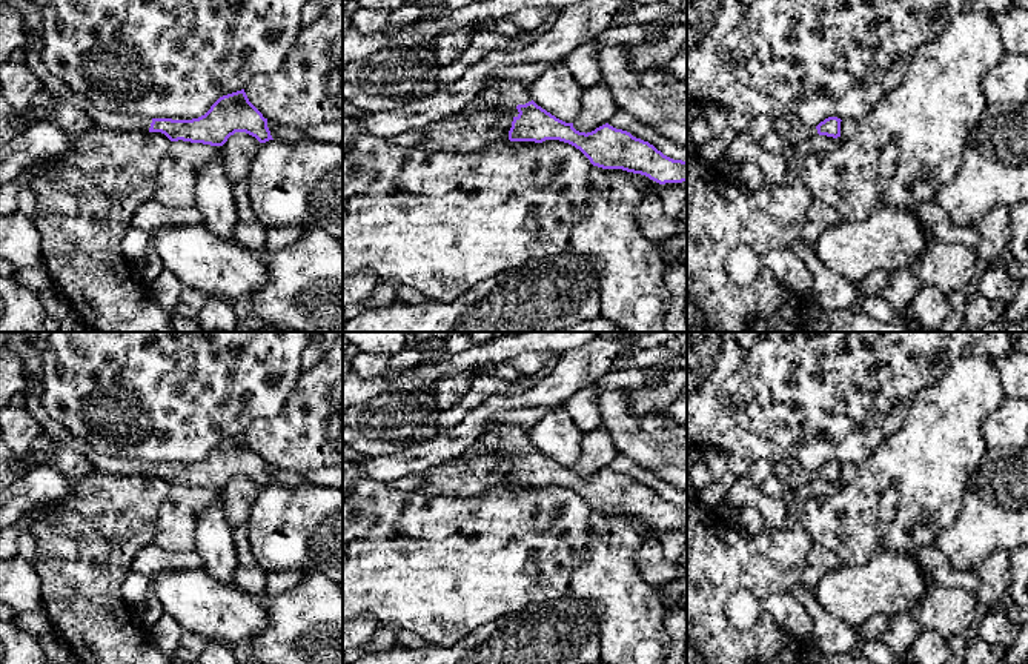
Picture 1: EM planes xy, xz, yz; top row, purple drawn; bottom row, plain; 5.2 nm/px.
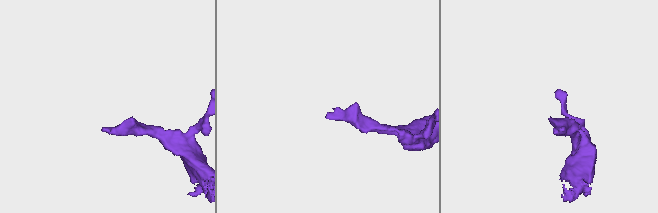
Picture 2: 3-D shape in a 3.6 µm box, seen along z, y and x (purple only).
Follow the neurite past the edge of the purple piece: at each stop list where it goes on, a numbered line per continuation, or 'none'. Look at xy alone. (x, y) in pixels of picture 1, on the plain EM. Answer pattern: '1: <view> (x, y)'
1: xy (111, 466)

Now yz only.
1: yz (790, 474)

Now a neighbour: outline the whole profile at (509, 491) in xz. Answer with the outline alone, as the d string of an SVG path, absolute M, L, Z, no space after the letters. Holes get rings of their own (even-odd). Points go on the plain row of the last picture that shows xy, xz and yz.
M501 486L501 487L492 487L487 492L484 492L479 500L498 500L498 498L510 498L516 496L519 493L519 486Z

